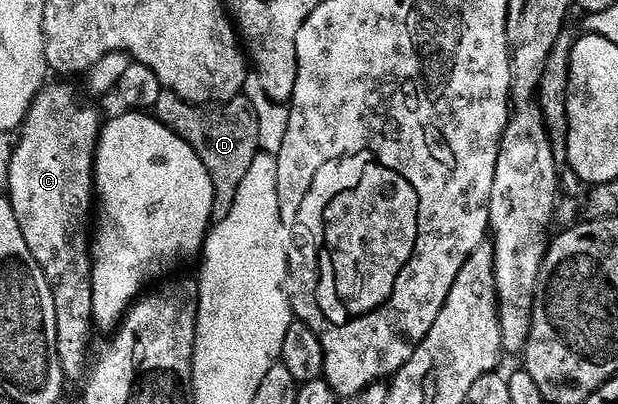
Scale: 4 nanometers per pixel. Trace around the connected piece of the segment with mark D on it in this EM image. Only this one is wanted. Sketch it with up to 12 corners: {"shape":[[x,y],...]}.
{"shape":[[164,92],[152,114],[212,176],[212,219],[228,220],[260,153],[239,96],[221,108]]}

